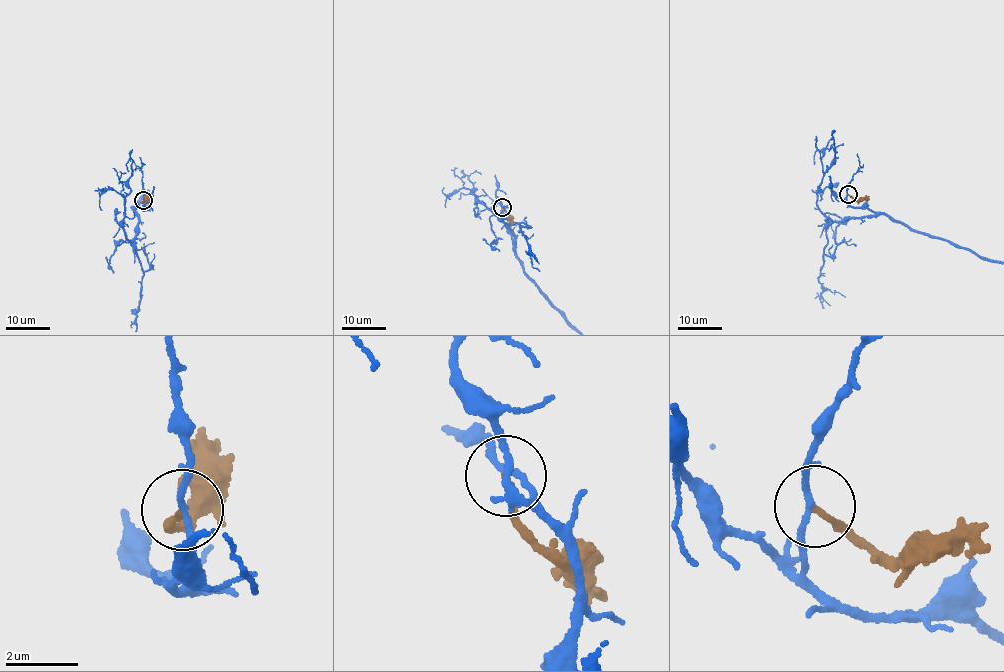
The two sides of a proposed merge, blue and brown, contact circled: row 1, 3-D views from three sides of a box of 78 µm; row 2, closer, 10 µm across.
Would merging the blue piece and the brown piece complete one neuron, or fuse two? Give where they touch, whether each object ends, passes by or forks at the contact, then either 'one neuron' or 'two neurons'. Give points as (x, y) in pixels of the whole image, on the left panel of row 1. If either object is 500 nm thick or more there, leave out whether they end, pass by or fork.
at (143, 200); blue passes by; brown ends there; two neurons

